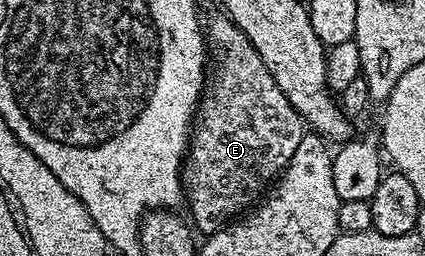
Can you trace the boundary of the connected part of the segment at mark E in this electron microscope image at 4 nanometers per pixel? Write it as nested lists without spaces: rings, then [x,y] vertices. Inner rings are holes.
[[[219,16],[210,23],[207,21],[204,33],[212,51],[213,65],[215,62],[218,67],[215,70],[213,67],[205,83],[192,123],[188,157],[182,163],[182,184],[188,206],[190,202],[188,216],[193,229],[199,235],[209,236],[239,216],[245,215],[263,197],[267,187],[292,160],[292,152],[296,152],[296,144],[300,144],[304,133],[304,123],[296,108],[292,108],[288,96],[280,92],[280,84],[272,80],[272,72],[268,72],[264,60],[260,60],[260,52],[252,48],[248,36],[240,32],[240,28],[231,18]]]

